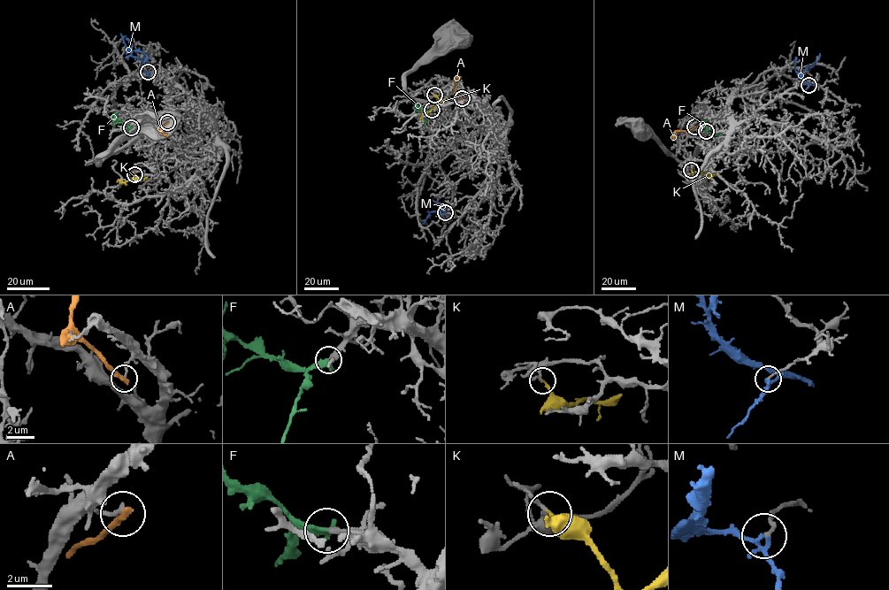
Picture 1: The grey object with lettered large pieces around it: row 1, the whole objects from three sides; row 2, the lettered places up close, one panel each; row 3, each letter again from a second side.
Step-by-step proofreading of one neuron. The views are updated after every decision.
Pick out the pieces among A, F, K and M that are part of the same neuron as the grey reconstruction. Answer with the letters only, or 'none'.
F

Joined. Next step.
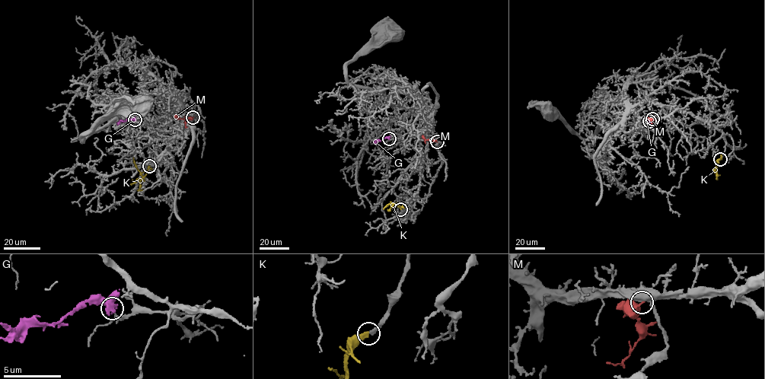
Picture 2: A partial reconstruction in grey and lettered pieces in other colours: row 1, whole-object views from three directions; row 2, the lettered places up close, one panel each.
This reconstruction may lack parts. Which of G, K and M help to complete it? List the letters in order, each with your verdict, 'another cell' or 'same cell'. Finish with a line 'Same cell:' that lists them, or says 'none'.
G: another cell
K: same cell
M: another cell
Same cell: K

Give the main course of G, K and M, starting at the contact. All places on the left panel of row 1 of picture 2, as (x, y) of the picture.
G: (135, 120), (116, 122)
K: (149, 166), (143, 176), (133, 157)
M: (192, 117), (179, 118), (175, 114)

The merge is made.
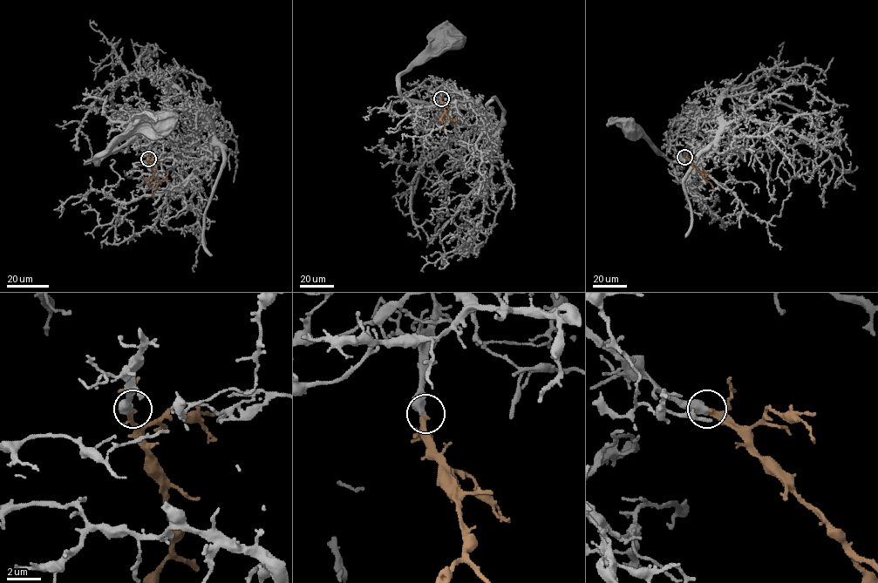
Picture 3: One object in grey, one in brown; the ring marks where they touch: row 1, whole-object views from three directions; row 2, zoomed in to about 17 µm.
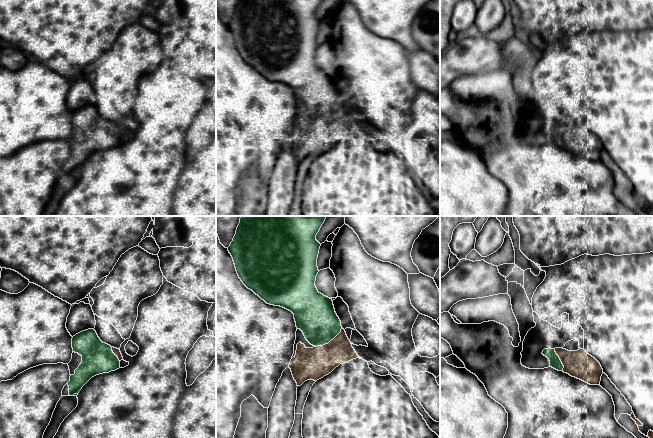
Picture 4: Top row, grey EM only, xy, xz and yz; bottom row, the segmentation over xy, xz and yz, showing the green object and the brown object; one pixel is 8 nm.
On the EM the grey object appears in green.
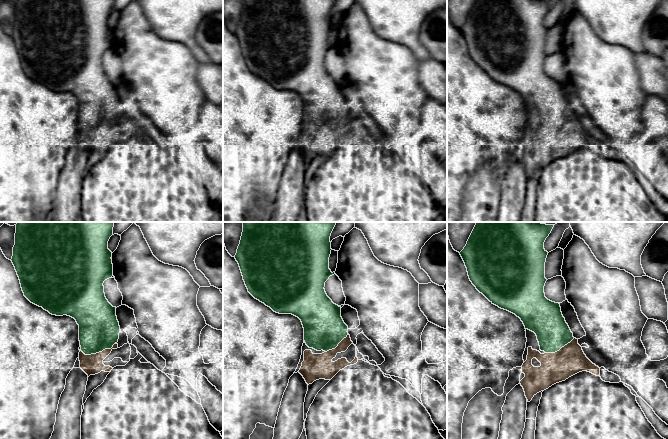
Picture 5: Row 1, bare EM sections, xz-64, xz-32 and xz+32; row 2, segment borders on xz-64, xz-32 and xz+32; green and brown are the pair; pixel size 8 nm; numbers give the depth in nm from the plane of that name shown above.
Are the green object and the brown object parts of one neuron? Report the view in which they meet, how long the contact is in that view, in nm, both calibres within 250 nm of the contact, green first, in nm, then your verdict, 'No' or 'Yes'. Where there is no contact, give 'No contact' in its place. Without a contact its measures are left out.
Touches green in xz. Shared border 260 nm. Thickness 320 nm (green) against 260 nm. Yes

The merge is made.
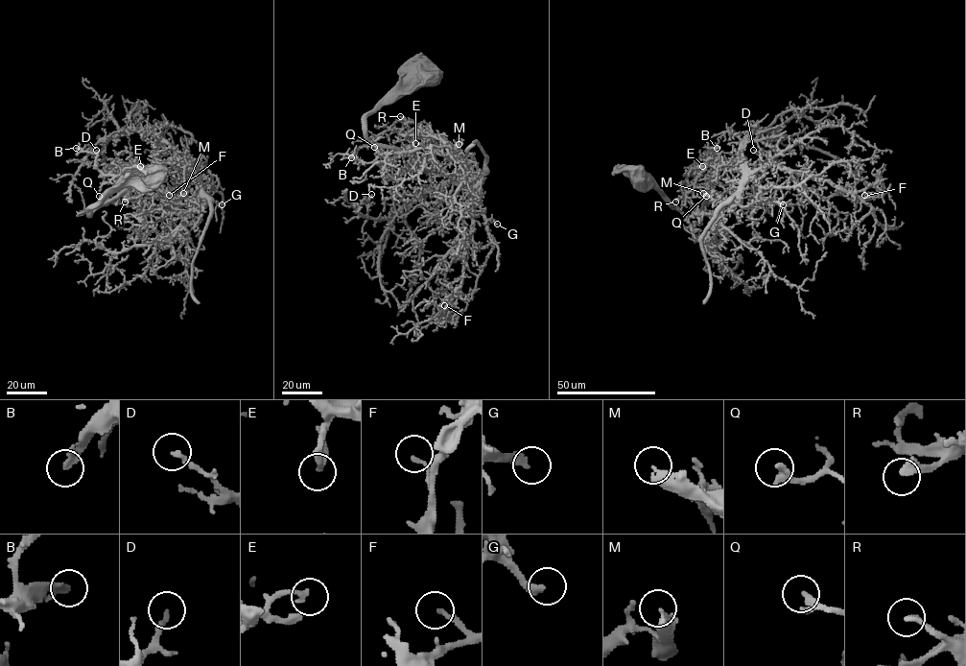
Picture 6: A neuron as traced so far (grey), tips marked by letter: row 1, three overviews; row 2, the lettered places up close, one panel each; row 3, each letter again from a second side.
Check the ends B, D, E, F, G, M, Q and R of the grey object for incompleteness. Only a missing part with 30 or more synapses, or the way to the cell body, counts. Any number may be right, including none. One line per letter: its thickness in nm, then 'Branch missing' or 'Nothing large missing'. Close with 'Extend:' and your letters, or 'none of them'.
B: Thickness 240 nm. Nothing large missing
D: Thickness 160 nm. Nothing large missing
E: Thickness 240 nm. Nothing large missing
F: Thickness 150 nm. Nothing large missing
G: Thickness 320 nm. Nothing large missing
M: Thickness 280 nm. Branch missing
Q: Thickness 280 nm. Nothing large missing
R: Thickness 280 nm. Nothing large missing
Extend: M

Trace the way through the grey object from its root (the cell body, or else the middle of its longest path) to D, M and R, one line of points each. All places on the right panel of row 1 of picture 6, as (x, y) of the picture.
D: (635, 173), (695, 215), (720, 166), (752, 132), (770, 130), (777, 137), (772, 150), (753, 150)
M: (635, 173), (695, 215), (722, 164), (736, 160), (743, 168), (741, 189), (729, 199), (703, 193)
R: (635, 173), (685, 214), (695, 215), (719, 166), (709, 165), (695, 187), (675, 202)

